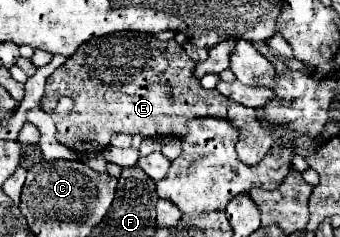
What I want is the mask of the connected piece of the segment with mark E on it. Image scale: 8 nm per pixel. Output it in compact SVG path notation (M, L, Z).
M118 32L102 38L94 38L90 42L84 42L60 68L54 70L54 74L46 80L46 94L42 96L40 108L44 112L54 112L60 96L70 96L74 100L74 108L70 110L68 118L56 120L56 140L64 146L68 146L74 152L96 152L98 148L106 148L110 142L110 134L114 132L126 132L130 136L140 134L142 138L166 138L176 136L180 140L186 138L186 124L194 118L206 118L206 116L218 116L228 118L232 126L238 128L238 156L246 164L258 164L266 152L272 148L272 144L280 136L288 136L290 128L286 124L266 128L266 124L256 116L254 108L242 106L216 90L206 90L200 86L200 82L194 76L194 60L184 52L176 40L162 42L152 34L134 34L134 32Z

